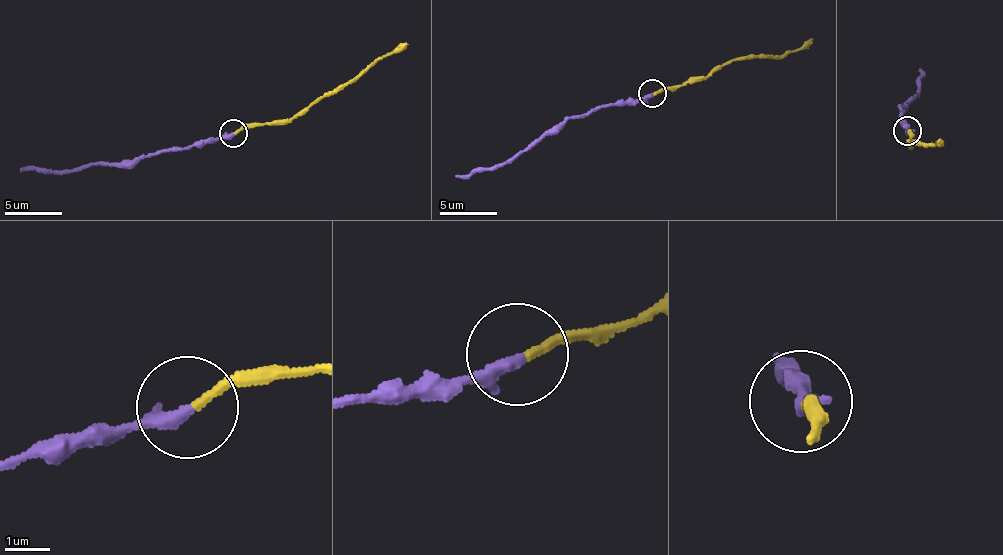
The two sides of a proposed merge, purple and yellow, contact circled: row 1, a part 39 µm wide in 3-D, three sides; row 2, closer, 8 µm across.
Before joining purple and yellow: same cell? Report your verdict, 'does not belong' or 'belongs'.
does not belong

